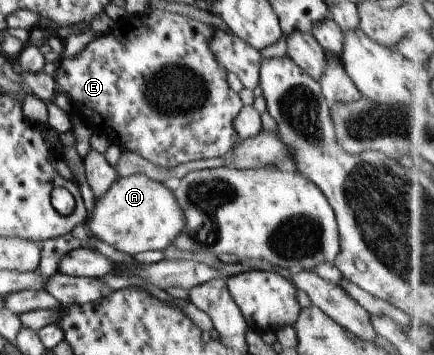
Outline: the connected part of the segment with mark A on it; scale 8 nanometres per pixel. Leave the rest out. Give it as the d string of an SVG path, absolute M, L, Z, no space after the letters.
M132 174L119 177L104 195L95 198L94 209L88 215L88 219L85 219L84 227L87 233L96 239L104 241L120 252L134 256L141 251L163 250L172 245L176 237L184 231L186 217L184 217L184 211L180 209L180 204L176 201L174 192L167 189L162 182L154 181L145 174Z

